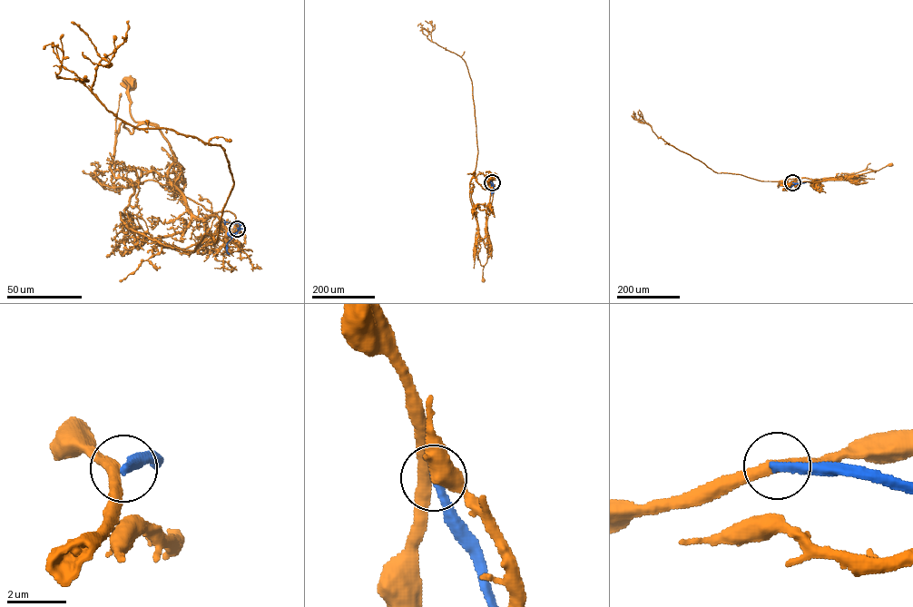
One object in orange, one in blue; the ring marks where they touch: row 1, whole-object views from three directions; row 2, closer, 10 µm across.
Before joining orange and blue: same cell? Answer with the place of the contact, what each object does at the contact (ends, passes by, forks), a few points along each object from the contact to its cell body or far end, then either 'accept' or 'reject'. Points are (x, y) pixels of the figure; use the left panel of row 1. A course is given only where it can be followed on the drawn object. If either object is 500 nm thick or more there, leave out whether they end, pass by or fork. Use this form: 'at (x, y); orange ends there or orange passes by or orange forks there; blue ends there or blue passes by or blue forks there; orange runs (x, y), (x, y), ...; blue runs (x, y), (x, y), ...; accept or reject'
at (237, 229); orange passes by; blue ends there; orange runs (237, 229), (231, 212), (174, 190), (170, 183), (183, 183), (173, 155), (156, 124), (132, 118), (131, 83); blue runs (237, 229), (240, 229), (237, 222), (225, 223), (224, 220); reject

